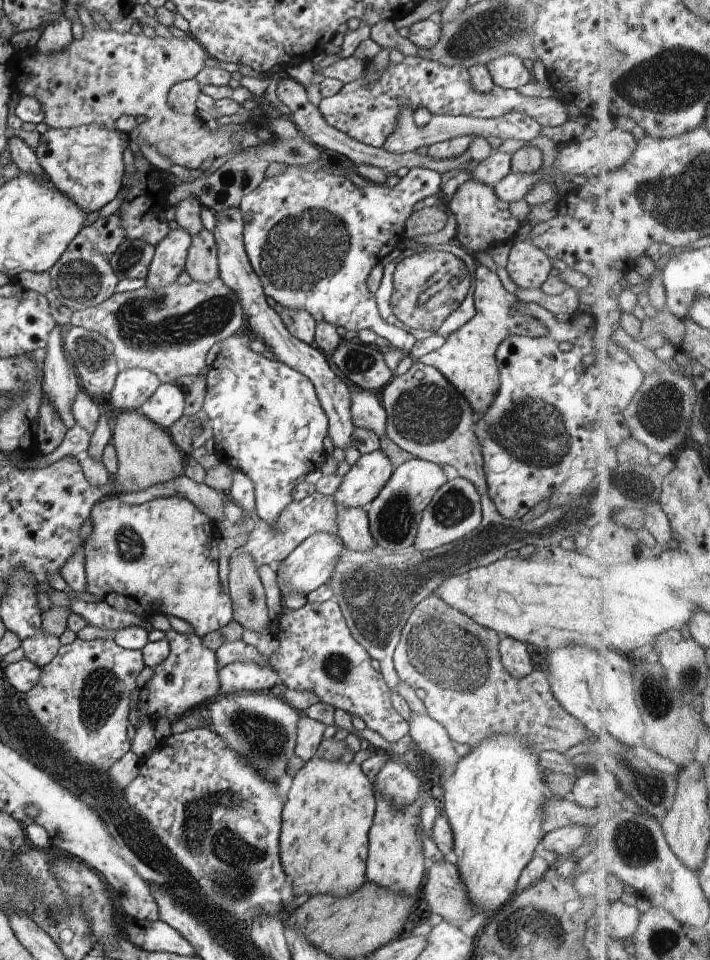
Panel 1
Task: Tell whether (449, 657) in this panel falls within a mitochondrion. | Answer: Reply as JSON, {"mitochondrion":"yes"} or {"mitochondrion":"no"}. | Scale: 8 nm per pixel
{"mitochondrion":"yes"}

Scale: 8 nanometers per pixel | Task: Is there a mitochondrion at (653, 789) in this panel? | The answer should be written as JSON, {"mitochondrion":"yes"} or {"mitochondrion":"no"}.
{"mitochondrion":"yes"}

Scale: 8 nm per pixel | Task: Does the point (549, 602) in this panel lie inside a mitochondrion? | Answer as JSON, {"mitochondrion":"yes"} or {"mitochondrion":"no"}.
{"mitochondrion":"no"}

